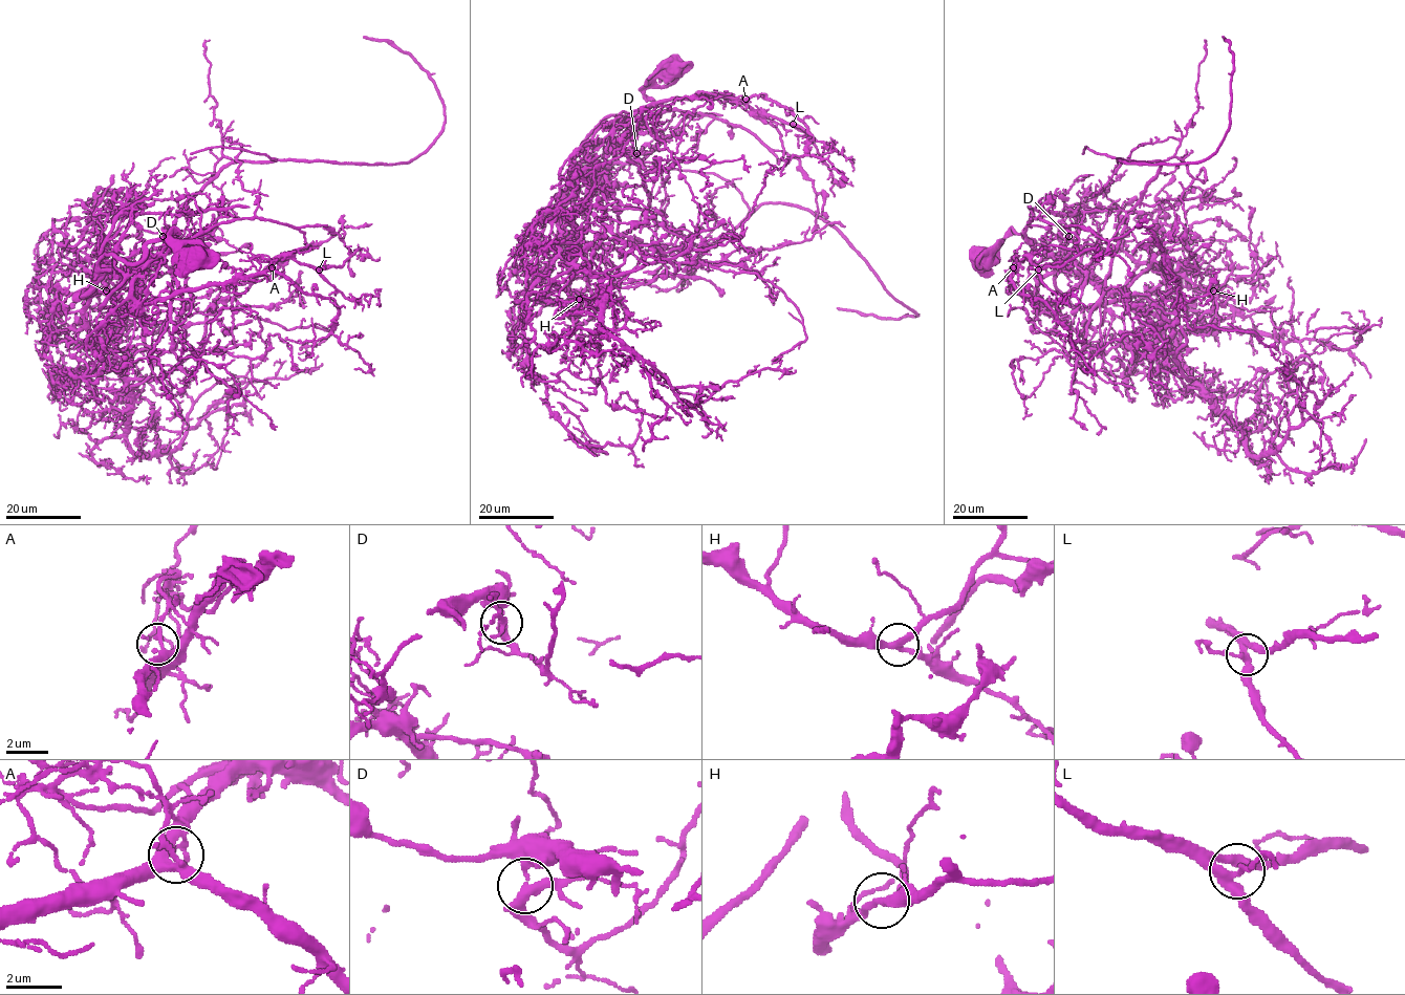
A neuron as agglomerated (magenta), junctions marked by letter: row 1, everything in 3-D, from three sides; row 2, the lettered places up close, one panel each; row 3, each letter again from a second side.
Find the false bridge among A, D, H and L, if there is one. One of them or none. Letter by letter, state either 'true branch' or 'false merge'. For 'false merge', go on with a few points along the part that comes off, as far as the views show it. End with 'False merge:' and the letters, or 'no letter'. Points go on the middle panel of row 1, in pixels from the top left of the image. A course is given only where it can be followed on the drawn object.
A: true branch
D: false merge | (636, 154), (662, 167), (656, 219), (690, 241), (719, 242), (763, 203), (798, 204), (917, 315), (837, 307)
H: true branch
L: true branch
False merge: D

